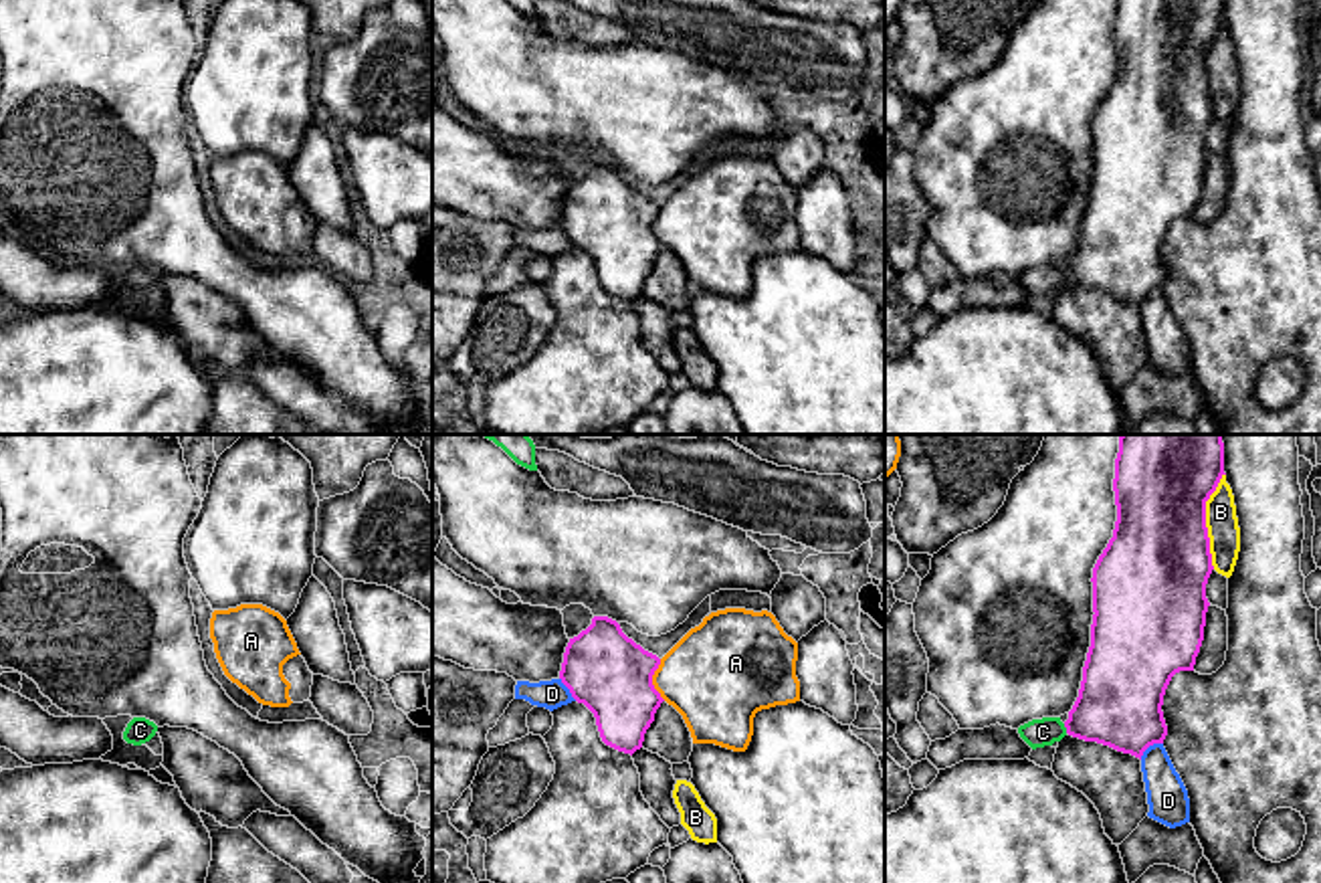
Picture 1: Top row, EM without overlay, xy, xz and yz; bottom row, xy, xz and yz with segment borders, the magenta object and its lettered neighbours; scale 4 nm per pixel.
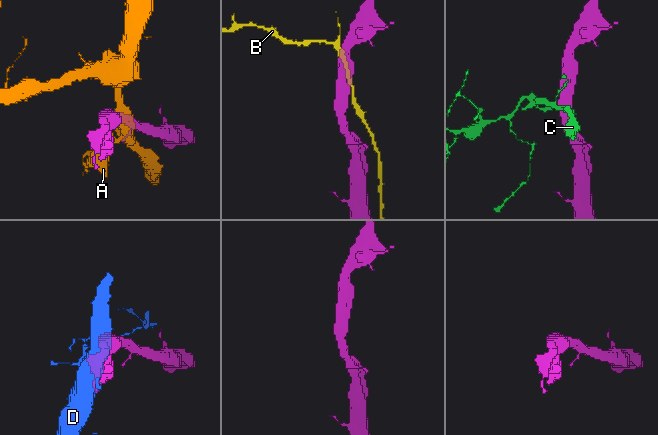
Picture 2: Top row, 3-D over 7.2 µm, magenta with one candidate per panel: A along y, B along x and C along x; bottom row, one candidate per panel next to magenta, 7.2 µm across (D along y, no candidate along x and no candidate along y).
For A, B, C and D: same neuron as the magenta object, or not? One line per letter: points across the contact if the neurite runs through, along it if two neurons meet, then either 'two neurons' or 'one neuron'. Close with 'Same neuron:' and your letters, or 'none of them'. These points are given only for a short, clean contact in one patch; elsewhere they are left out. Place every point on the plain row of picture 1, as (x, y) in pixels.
A: two neurons
B: two neurons
C: way yz (1120, 249), (1077, 273), (1065, 273), (1043, 279); one neuron
D: two neurons
Same neuron: C

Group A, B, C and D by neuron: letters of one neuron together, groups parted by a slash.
A / B / C / D

